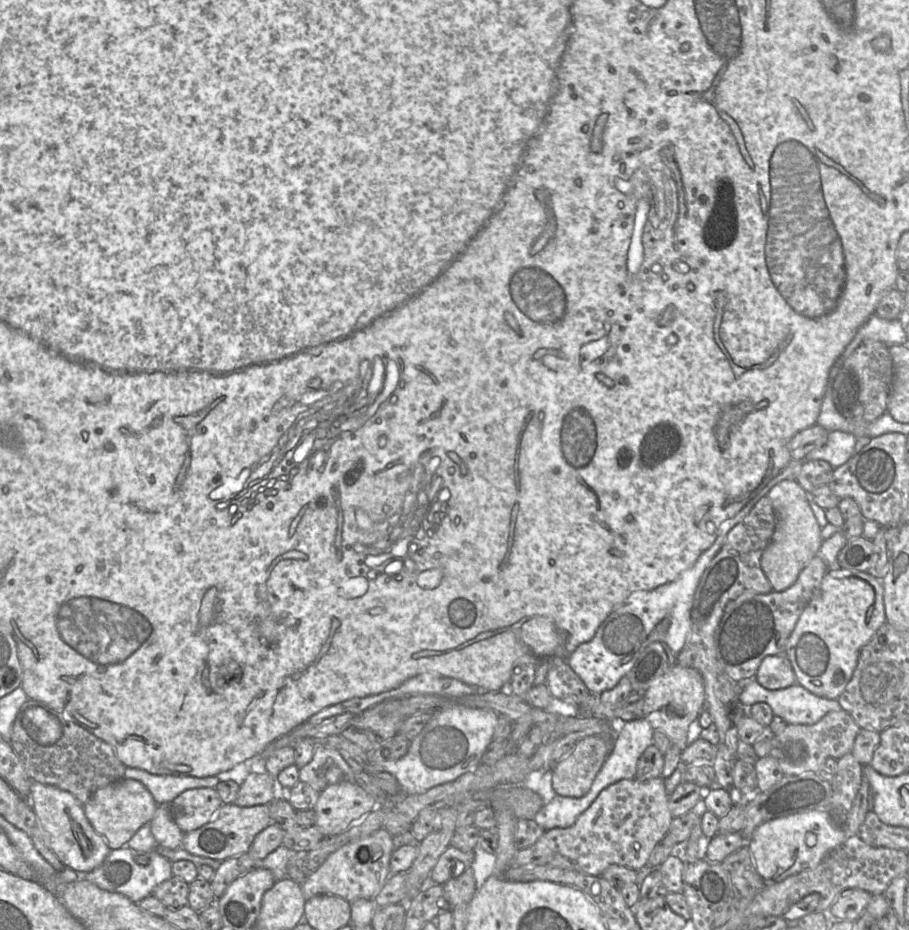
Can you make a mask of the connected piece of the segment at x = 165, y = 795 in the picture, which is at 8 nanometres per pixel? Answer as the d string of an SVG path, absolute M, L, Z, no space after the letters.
M126 767L124 778L140 781L152 794L158 805L169 805L182 792L201 787L215 788L217 776L192 777L180 775L155 775L145 770Z

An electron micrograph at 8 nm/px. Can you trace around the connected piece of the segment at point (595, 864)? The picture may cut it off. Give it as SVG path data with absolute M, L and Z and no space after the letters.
M660 776L644 781L636 778L620 780L609 785L572 826L547 830L534 845L518 850L512 866L551 865L600 877L613 864L639 871L646 866L655 846L669 833L674 818L669 810L664 781Z

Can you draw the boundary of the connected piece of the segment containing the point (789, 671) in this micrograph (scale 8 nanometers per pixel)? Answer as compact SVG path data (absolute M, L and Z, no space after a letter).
M785 653L766 656L755 678L768 690L784 689L796 683L794 670Z

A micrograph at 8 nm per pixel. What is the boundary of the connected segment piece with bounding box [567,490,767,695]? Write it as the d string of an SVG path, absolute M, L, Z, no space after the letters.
M760 490L736 514L724 521L714 543L704 551L695 564L683 571L675 580L649 591L636 591L629 595L599 626L595 636L580 644L567 658L568 665L584 682L590 693L600 695L614 688L630 671L640 653L652 642L665 642L677 655L685 645L690 631L690 612L699 580L715 555L722 548L729 531L740 523L755 503L764 495Z

